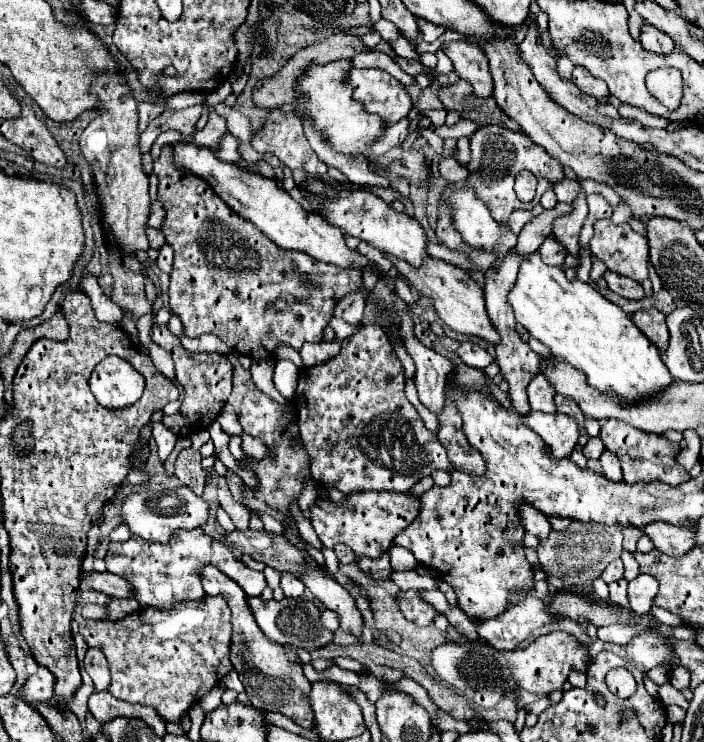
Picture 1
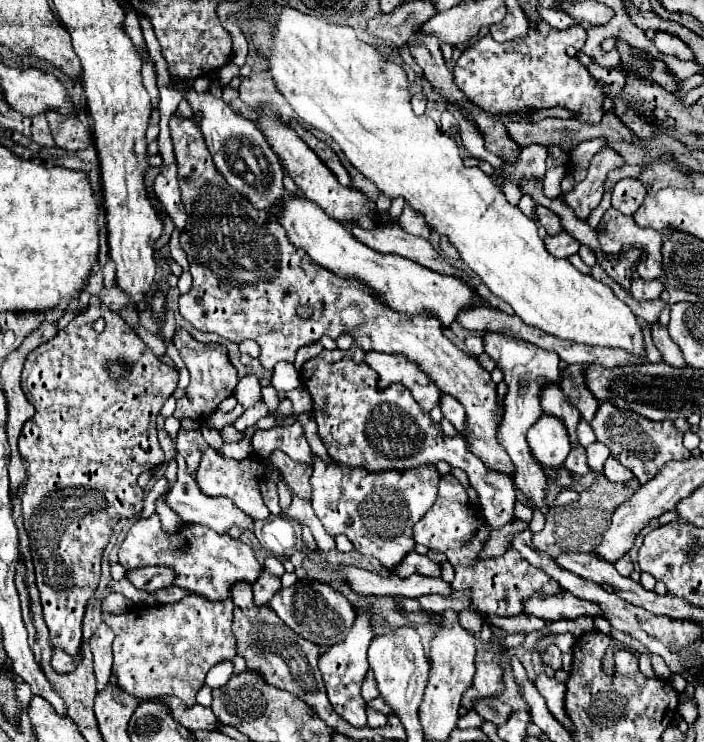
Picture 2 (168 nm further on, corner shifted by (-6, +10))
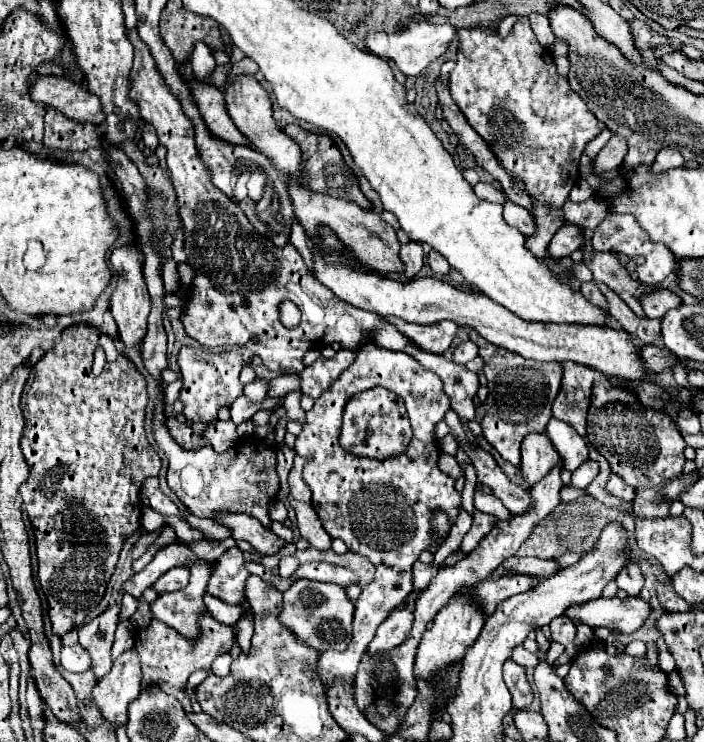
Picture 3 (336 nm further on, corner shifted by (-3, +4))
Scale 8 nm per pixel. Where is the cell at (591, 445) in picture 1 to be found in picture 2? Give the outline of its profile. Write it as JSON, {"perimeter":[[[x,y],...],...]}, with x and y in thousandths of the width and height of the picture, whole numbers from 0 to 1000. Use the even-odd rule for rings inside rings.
{"perimeter":[[[847,594],[847,597],[841,597],[838,602],[832,602],[832,611],[835,611],[835,621],[832,621],[832,624],[835,624],[838,635],[855,637],[855,627],[858,627],[858,621],[866,616],[864,602]]]}

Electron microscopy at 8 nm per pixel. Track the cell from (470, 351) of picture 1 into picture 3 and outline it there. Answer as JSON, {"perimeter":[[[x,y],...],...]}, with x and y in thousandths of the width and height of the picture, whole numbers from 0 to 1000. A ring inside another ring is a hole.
{"perimeter":[[[661,460],[661,462],[649,465],[646,473],[643,473],[646,489],[658,489],[661,492],[661,489],[666,489],[675,481],[678,481],[678,465],[672,460]]]}

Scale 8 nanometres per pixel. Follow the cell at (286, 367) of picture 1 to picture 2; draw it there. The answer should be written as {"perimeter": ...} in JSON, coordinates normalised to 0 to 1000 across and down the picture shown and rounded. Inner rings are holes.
{"perimeter":[[[406,487],[395,489],[386,503],[389,503],[386,505],[386,519],[389,519],[392,527],[406,527],[409,530],[409,527],[426,522],[426,516],[429,516],[426,503],[420,500],[420,495],[415,489],[406,489]]]}

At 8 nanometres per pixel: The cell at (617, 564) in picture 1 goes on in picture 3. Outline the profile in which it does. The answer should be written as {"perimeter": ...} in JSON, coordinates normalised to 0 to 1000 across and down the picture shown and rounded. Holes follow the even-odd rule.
{"perimeter":[[[891,759],[891,761],[879,770],[879,775],[876,775],[874,783],[876,783],[879,794],[891,796],[896,805],[908,802],[911,791],[913,791],[913,775],[911,775],[911,770],[908,770],[908,764],[905,764],[902,759]]]}

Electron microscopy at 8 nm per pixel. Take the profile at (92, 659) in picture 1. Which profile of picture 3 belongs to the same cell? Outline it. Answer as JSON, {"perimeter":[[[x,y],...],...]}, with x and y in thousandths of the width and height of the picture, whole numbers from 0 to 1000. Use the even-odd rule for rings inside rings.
{"perimeter":[[[161,815],[155,823],[112,845],[112,867],[129,883],[129,902],[138,915],[143,915],[158,902],[158,869],[169,840],[166,832],[169,815]]]}

